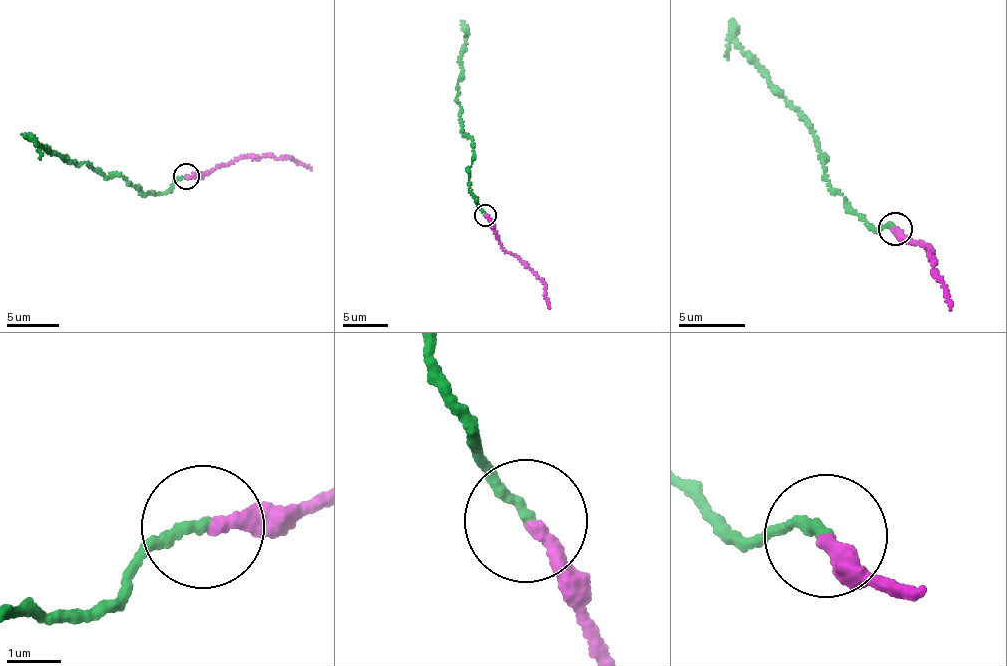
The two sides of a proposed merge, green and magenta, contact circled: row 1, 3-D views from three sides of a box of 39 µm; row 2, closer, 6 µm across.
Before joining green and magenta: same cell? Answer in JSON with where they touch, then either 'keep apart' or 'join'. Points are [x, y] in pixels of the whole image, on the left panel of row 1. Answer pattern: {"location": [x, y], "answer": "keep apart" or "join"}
{"location": [186, 176], "answer": "join"}

